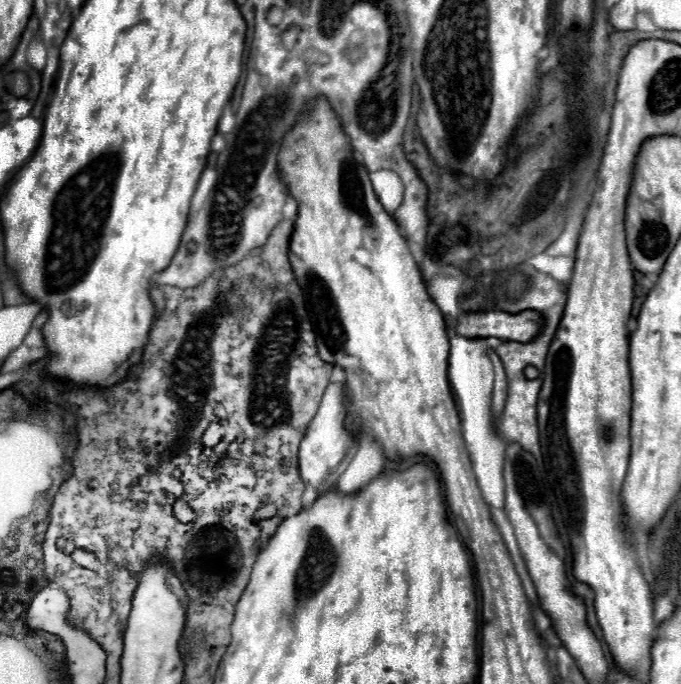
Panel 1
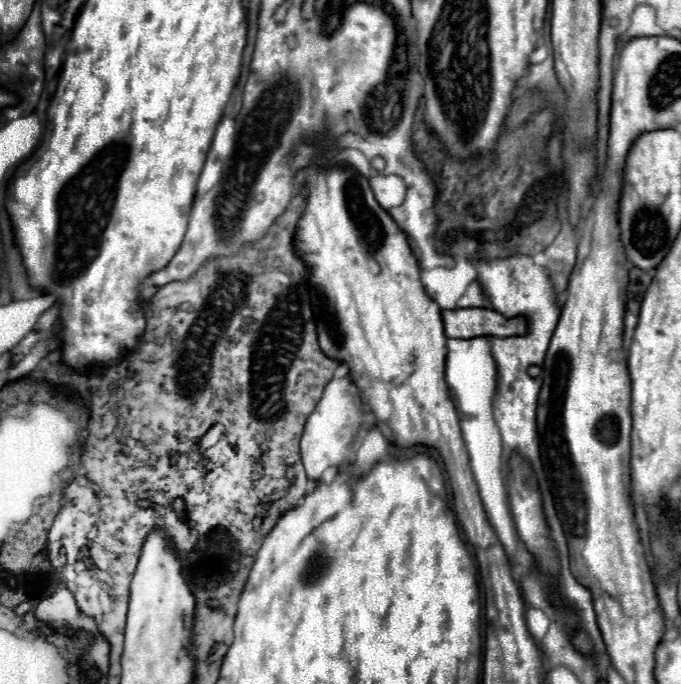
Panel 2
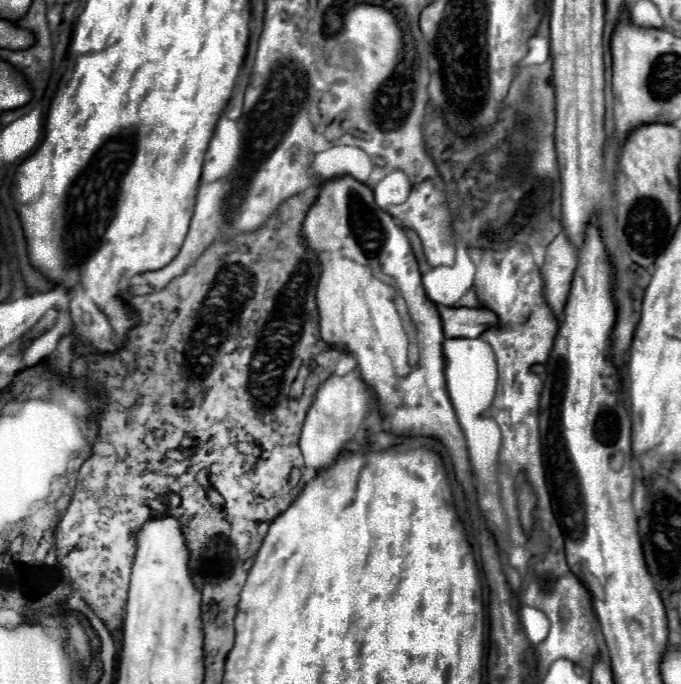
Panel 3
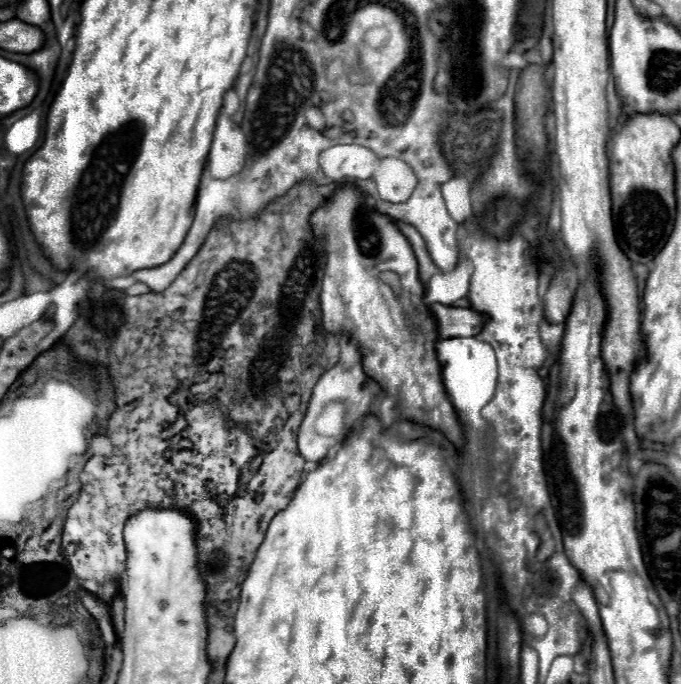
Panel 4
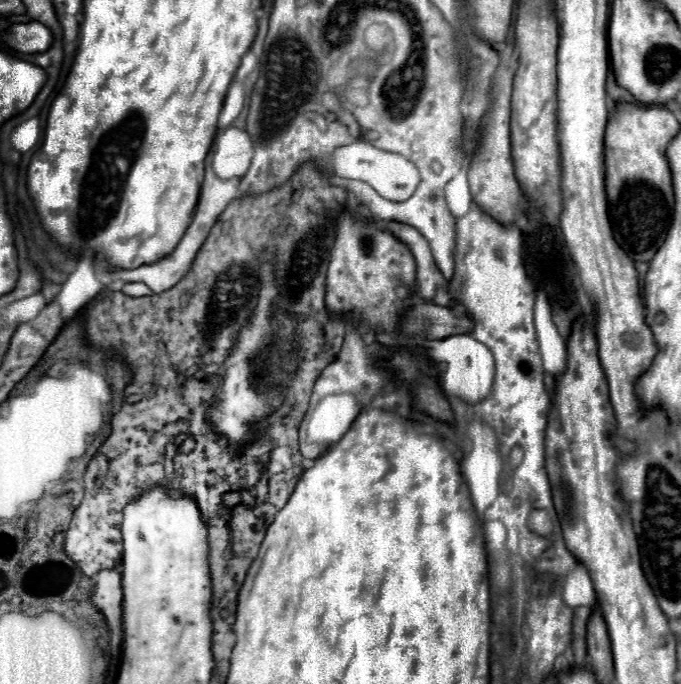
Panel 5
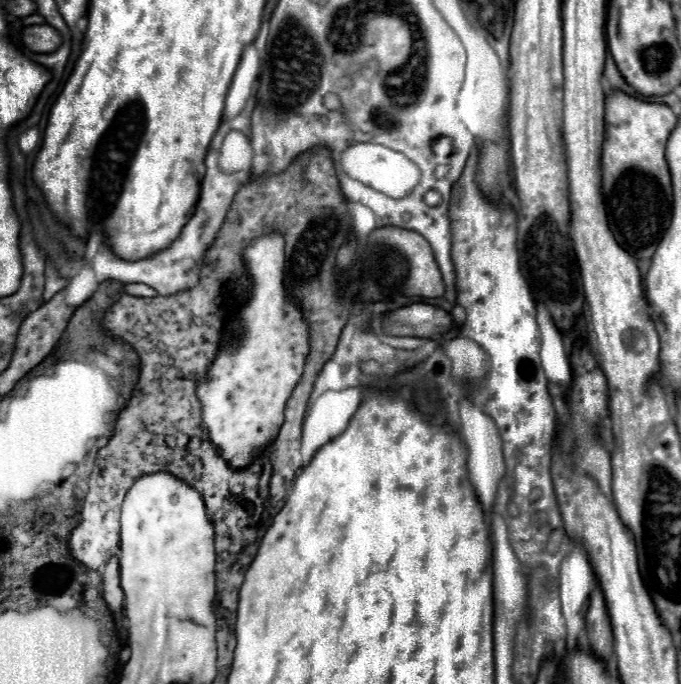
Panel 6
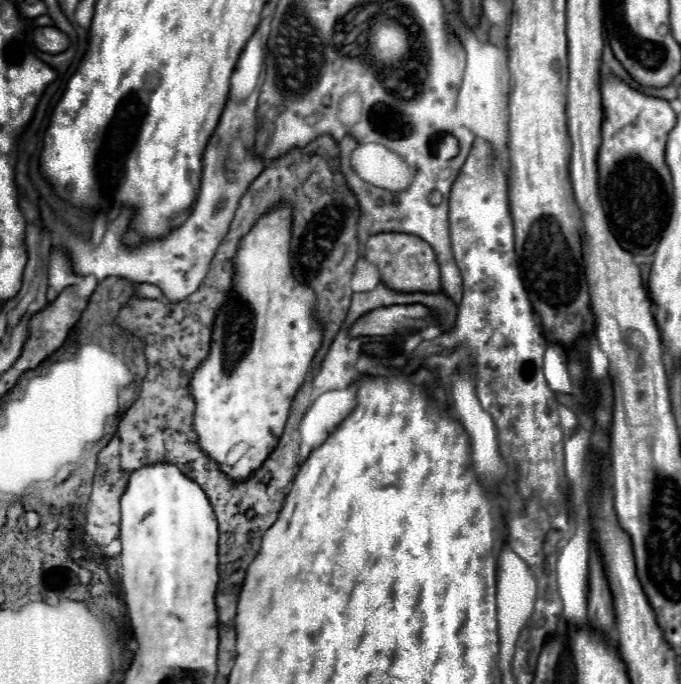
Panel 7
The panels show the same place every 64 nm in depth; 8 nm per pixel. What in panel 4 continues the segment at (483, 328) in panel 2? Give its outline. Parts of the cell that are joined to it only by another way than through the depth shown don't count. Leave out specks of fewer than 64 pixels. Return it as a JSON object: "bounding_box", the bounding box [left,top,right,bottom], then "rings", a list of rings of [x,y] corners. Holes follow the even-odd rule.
{"bounding_box":[430,304,484,338],"rings":[[[432,304],[430,308],[438,320],[440,338],[476,336],[476,332],[484,326],[484,316],[470,308],[450,308],[444,304]]]}

